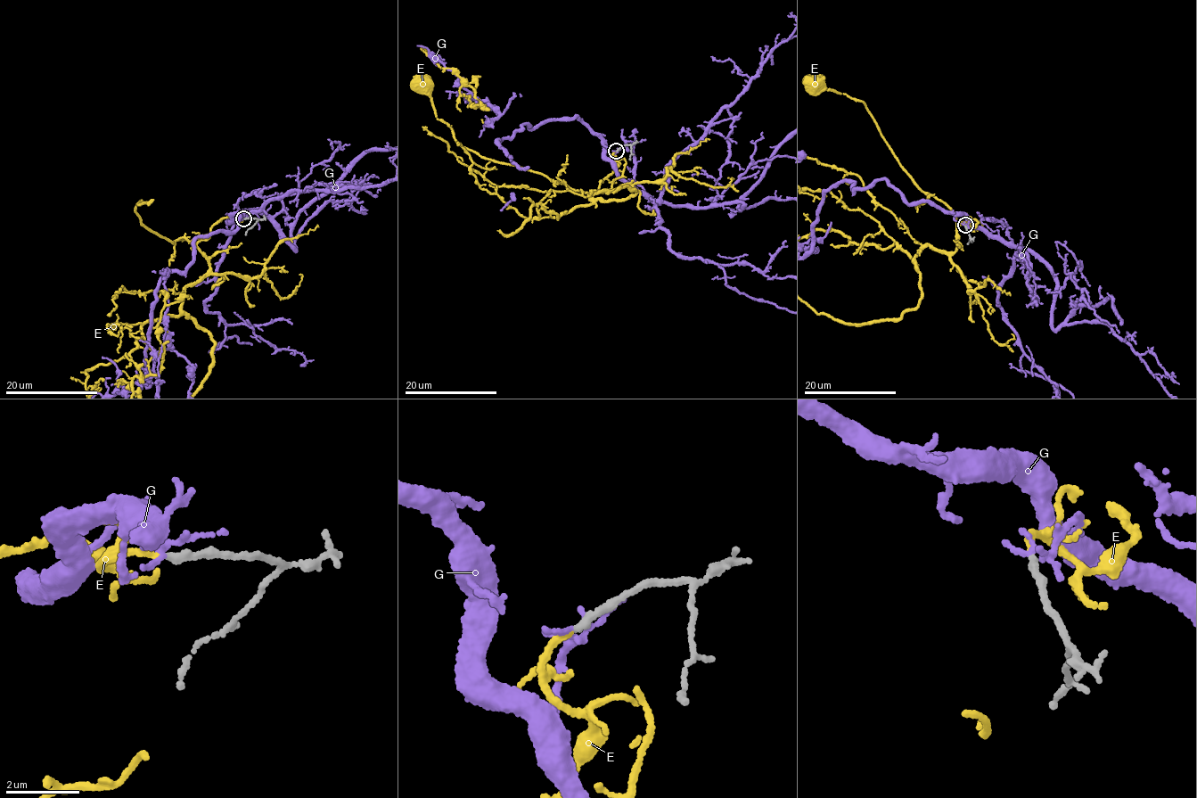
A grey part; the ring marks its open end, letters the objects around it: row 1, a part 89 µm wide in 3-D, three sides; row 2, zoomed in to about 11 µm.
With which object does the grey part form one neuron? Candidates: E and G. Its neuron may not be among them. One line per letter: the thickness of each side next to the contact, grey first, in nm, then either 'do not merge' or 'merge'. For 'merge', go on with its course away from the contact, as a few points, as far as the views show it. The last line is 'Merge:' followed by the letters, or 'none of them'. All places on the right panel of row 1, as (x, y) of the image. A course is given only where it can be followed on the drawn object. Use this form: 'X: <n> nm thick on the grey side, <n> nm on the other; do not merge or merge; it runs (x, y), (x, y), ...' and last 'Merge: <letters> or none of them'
E: 200 nm thick on the grey side, 160 nm on the other; merge; it runs (965, 226), (978, 222), (971, 218), (960, 223), (948, 207), (915, 185), (862, 101), (816, 85)
G: 200 nm thick on the grey side, 130 nm on the other; do not merge
Merge: E

